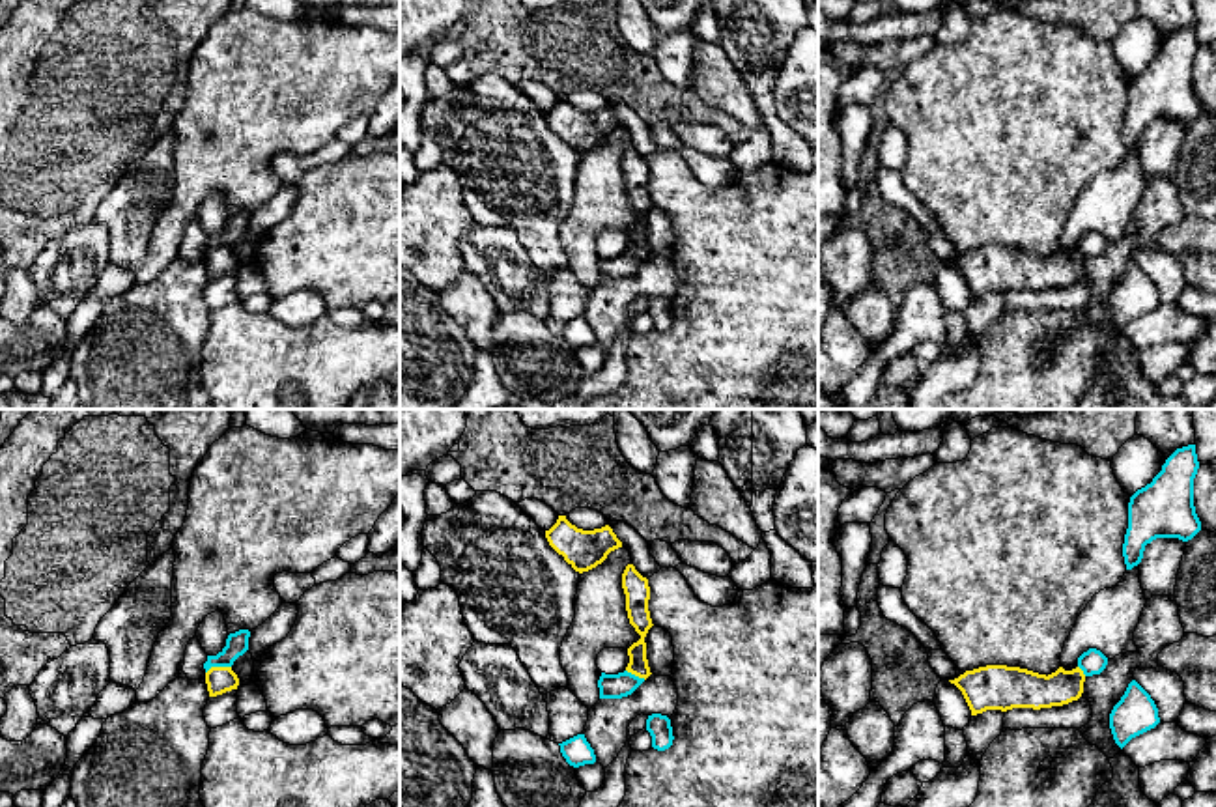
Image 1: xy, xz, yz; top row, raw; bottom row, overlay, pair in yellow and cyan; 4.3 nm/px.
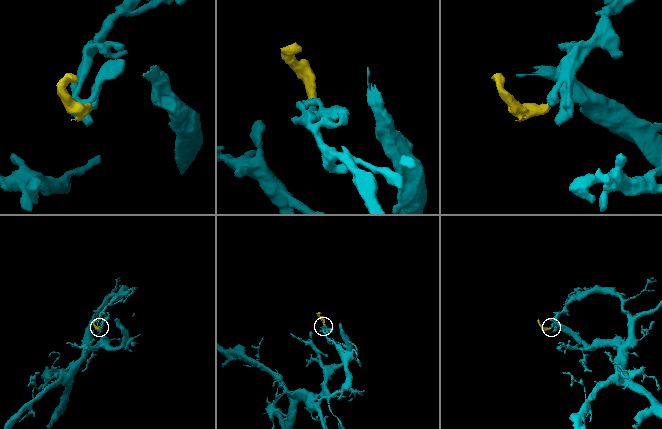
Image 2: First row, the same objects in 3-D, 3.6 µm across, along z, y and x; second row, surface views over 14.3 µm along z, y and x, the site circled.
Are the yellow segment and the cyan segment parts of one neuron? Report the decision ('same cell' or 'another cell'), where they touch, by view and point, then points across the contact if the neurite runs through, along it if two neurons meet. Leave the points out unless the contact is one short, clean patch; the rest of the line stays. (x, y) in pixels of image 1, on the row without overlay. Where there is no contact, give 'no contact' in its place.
another cell | xy (217, 249) | along xy (230, 247), (213, 247), (206, 254)

